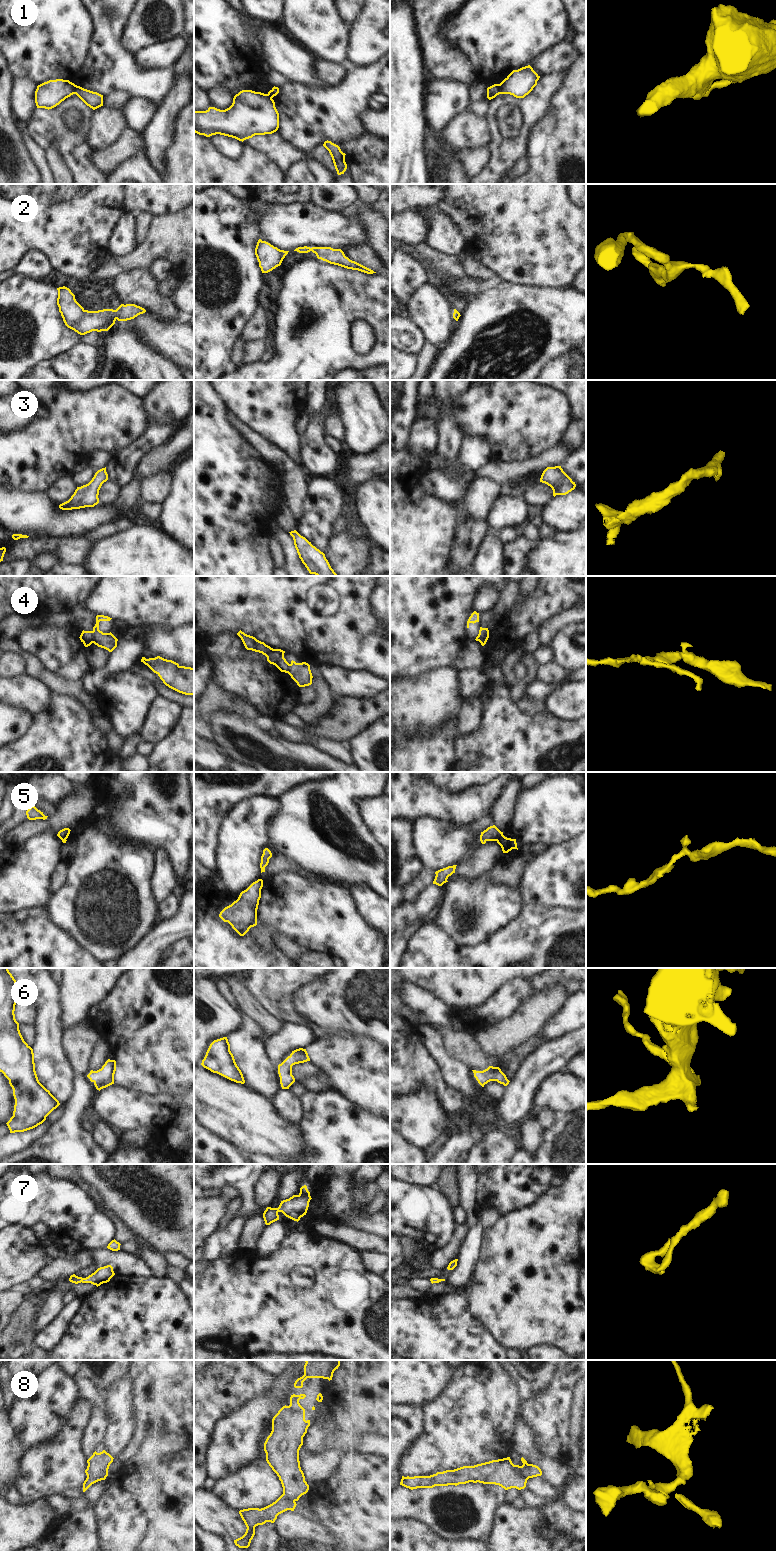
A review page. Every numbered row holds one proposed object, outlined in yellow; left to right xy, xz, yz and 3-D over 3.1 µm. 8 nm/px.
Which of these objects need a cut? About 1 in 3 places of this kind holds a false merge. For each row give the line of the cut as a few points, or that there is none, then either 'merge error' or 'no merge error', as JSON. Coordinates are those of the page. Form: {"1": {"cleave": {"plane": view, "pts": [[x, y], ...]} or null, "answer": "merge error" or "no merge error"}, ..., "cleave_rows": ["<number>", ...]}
{"1": {"cleave": {"plane": "yz", "pts": [[498, 84], [500, 93]]}, "answer": "merge error"}, "2": {"cleave": null, "answer": "no merge error"}, "3": {"cleave": null, "answer": "no merge error"}, "4": {"cleave": {"plane": "xy", "pts": [[91, 631], [93, 642]]}, "answer": "merge error"}, "5": {"cleave": {"plane": "yz", "pts": [[503, 835], [496, 840]]}, "answer": "merge error"}, "6": {"cleave": null, "answer": "no merge error"}, "7": {"cleave": null, "answer": "no merge error"}, "8": {"cleave": {"plane": "yz", "pts": [[528, 1464], [525, 1470], [525, 1477], [527, 1479]]}, "answer": "merge error"}, "cleave_rows": ["1", "4", "5", "8"]}

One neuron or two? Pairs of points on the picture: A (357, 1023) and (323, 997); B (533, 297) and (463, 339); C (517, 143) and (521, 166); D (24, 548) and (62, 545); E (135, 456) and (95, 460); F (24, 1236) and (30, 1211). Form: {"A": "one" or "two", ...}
{"A": "one", "B": "one", "C": "two", "D": "one", "E": "two", "F": "two"}

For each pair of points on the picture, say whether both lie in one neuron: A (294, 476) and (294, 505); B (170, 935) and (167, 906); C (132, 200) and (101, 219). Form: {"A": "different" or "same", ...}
{"A": "same", "B": "different", "C": "different"}

